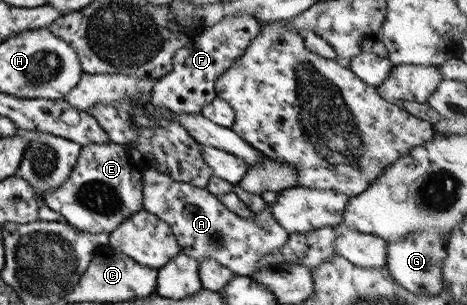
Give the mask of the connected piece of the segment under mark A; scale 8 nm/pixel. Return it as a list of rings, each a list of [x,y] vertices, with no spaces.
[[[143,166],[141,183],[143,209],[167,223],[176,238],[179,252],[198,263],[212,258],[234,275],[248,278],[262,267],[259,261],[263,255],[279,250],[287,240],[287,231],[280,227],[268,208],[254,213],[251,218],[242,219],[225,209],[205,188],[176,182],[152,167]]]

